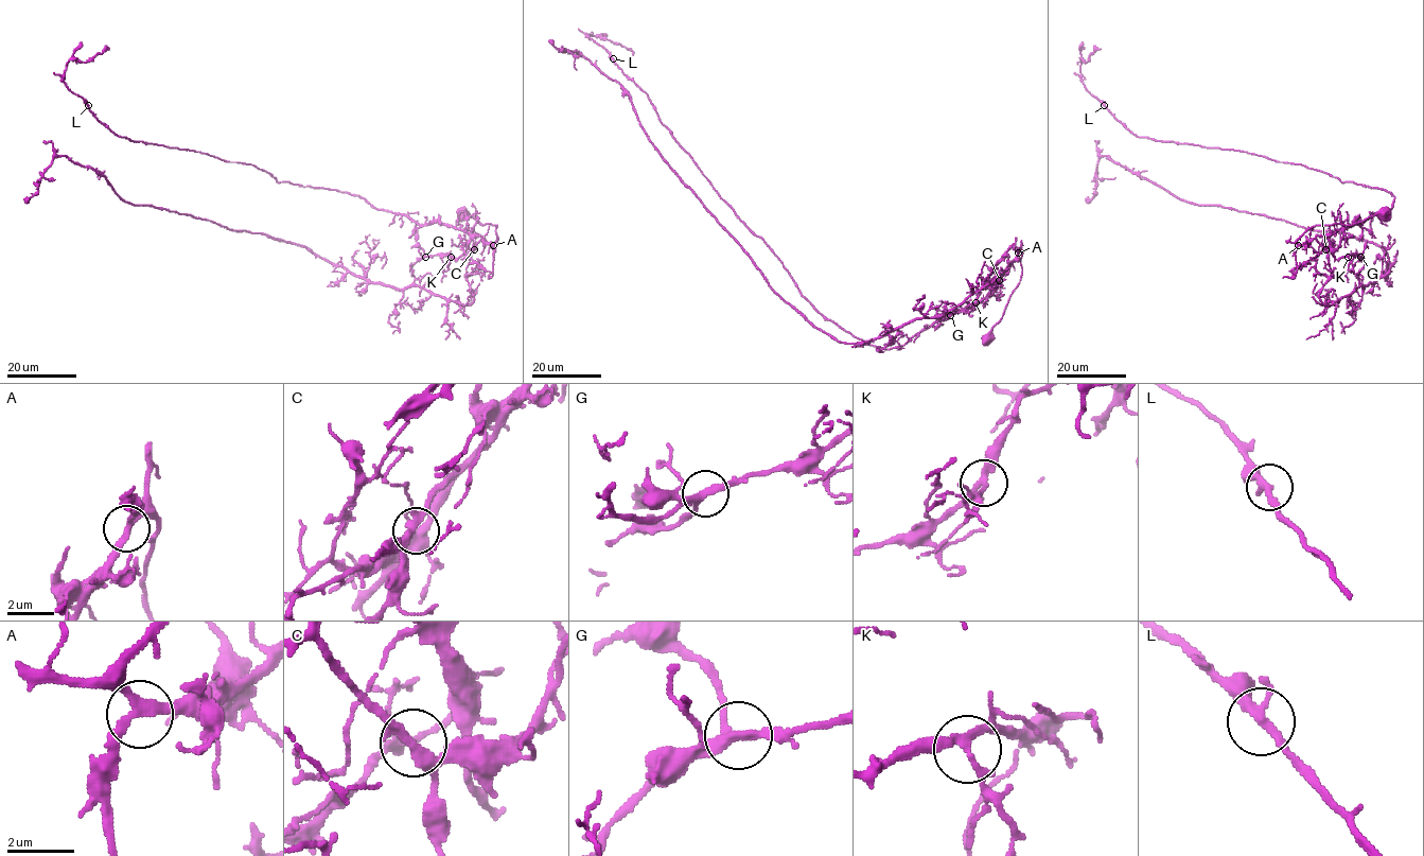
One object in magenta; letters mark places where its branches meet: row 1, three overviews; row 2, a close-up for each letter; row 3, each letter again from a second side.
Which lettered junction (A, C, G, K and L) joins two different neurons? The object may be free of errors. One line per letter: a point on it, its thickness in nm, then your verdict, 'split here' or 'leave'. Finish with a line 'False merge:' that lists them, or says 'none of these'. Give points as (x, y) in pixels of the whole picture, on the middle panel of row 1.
A: (1018, 252) | 260 nm | leave
C: (999, 280) | 280 nm | leave
G: (950, 315) | 240 nm | split here
K: (976, 302) | 240 nm | leave
L: (613, 58) | 240 nm | leave
False merge: G

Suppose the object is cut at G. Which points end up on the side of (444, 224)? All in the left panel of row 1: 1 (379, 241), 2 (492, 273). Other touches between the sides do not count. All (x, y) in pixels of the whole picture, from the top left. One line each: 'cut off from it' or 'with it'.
1: cut off from it
2: with it

